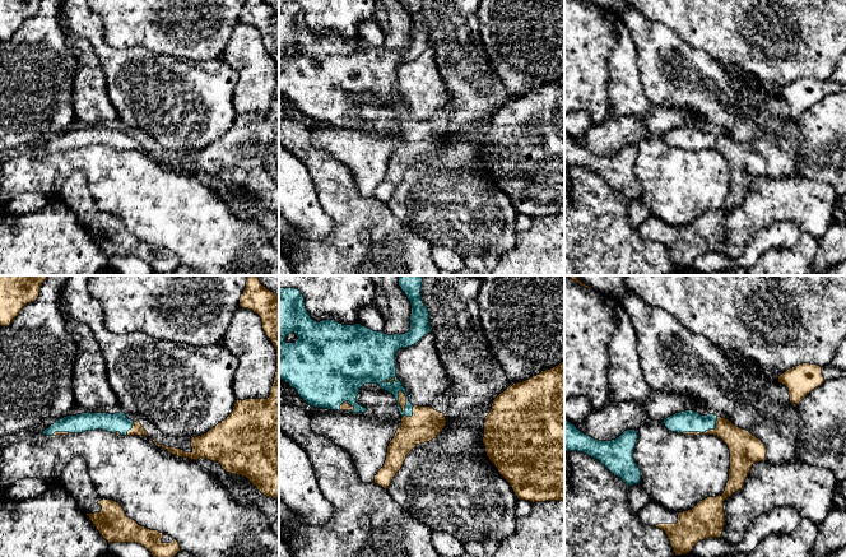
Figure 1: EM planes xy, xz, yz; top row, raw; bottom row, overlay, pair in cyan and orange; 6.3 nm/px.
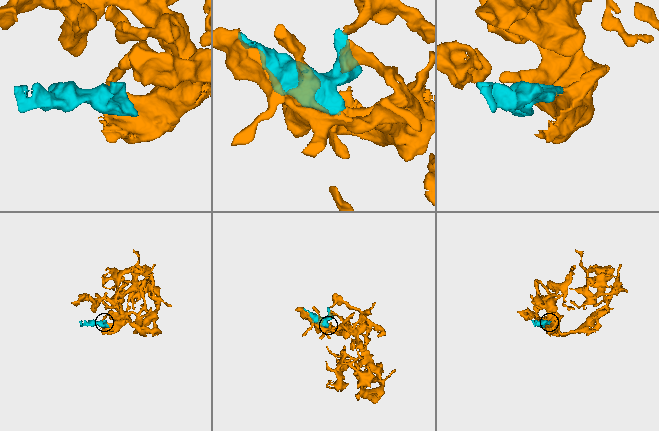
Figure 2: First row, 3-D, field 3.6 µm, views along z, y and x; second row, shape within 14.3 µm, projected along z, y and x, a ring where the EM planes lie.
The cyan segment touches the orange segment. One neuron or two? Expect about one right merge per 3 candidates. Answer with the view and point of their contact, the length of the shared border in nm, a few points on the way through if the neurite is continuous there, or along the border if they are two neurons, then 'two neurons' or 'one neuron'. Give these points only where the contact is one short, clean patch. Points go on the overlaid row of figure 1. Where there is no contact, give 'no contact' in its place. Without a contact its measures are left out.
contact xz (398, 402); length 150 nm; one neuron

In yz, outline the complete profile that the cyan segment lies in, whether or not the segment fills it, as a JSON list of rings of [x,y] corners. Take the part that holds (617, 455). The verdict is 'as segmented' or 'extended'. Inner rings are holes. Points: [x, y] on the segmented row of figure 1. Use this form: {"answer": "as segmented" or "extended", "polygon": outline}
{"answer": "as segmented", "polygon": [[[564,418],[564,451],[587,454],[629,487],[641,482],[641,470],[633,459],[637,438],[636,430],[627,430],[615,440],[599,441],[582,433]]]}

